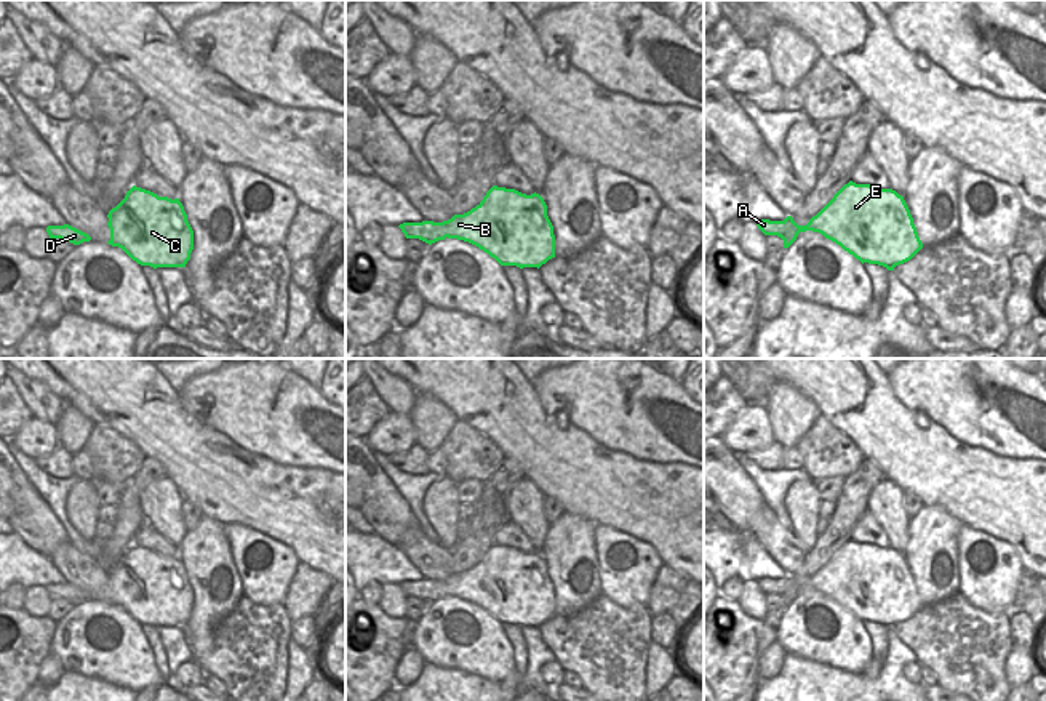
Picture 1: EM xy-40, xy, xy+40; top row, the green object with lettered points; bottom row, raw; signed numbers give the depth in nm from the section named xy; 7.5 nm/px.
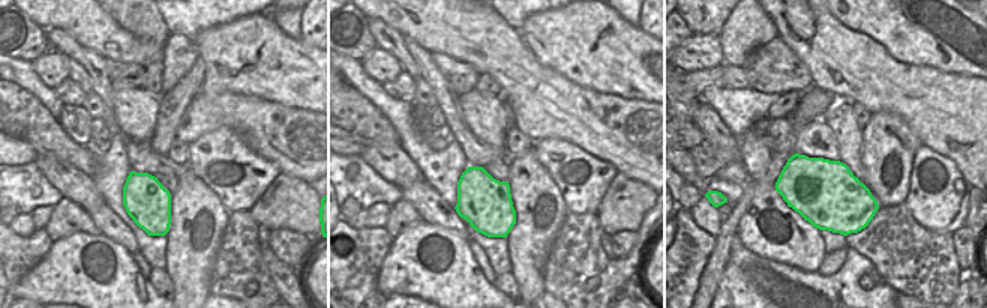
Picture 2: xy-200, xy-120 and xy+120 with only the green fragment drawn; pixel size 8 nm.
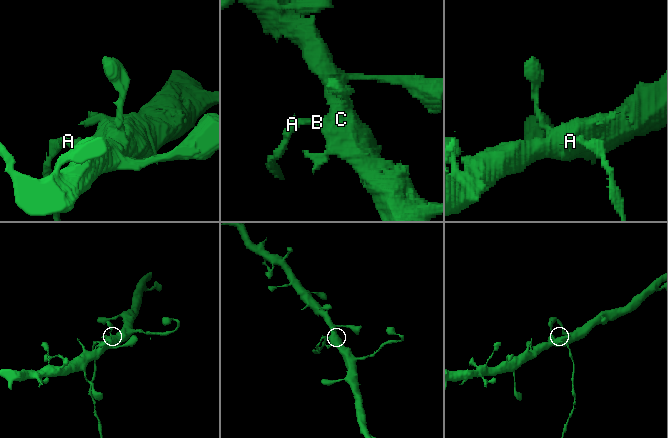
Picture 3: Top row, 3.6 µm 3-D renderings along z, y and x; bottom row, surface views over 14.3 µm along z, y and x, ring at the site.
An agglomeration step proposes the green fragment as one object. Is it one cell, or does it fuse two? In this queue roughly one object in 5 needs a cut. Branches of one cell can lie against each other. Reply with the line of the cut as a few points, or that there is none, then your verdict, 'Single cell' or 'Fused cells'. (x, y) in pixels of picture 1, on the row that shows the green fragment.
Split along xy (442, 223), (447, 236). Fused cells.

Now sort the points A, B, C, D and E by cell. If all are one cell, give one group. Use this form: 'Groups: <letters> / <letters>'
Groups: A D / B C E.

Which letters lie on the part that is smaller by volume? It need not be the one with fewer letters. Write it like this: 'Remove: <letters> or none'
Remove: A, D

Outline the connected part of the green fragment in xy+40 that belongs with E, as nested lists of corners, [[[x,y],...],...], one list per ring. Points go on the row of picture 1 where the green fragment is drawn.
[[[849,181],[803,226],[840,245],[862,264],[888,270],[910,261],[923,243],[902,195]]]

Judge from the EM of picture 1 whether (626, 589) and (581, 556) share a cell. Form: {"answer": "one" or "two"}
{"answer": "two"}

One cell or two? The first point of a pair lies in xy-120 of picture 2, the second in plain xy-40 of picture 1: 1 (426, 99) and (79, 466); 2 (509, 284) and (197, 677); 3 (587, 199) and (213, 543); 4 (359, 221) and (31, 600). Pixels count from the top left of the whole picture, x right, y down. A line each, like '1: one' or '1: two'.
1: one
2: one
3: two
4: two

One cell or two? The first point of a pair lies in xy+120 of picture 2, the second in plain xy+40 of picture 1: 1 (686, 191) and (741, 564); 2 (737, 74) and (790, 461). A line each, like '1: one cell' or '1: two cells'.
1: two cells
2: one cell

